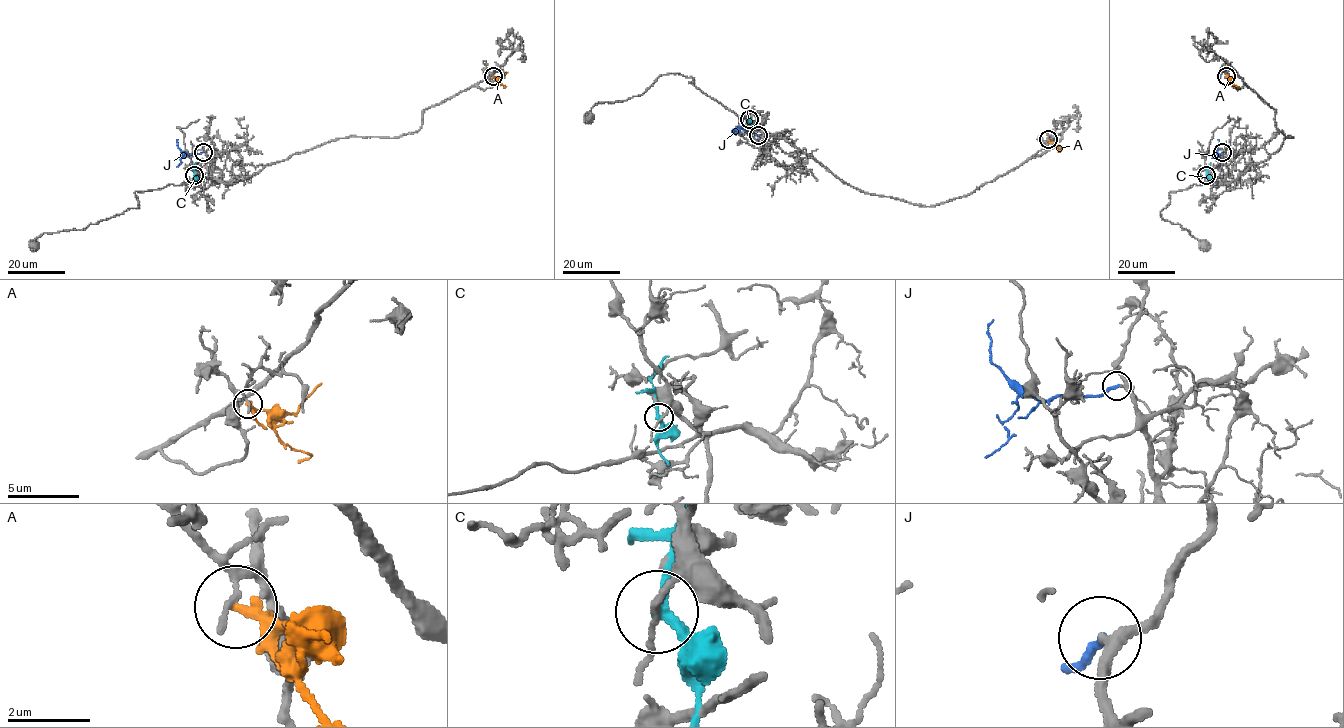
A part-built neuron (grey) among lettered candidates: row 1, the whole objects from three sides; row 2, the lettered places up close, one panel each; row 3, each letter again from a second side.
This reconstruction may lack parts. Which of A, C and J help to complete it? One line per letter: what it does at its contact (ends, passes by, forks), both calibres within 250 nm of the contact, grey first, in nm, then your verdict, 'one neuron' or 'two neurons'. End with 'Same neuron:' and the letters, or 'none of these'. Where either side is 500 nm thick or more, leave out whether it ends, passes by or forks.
A: it ends; calibres 150 and 280 nm; two neurons
C: it passes by; calibres 140 and 240 nm; two neurons
J: it ends; calibres 200 and 220 nm; one neuron
Same neuron: J

